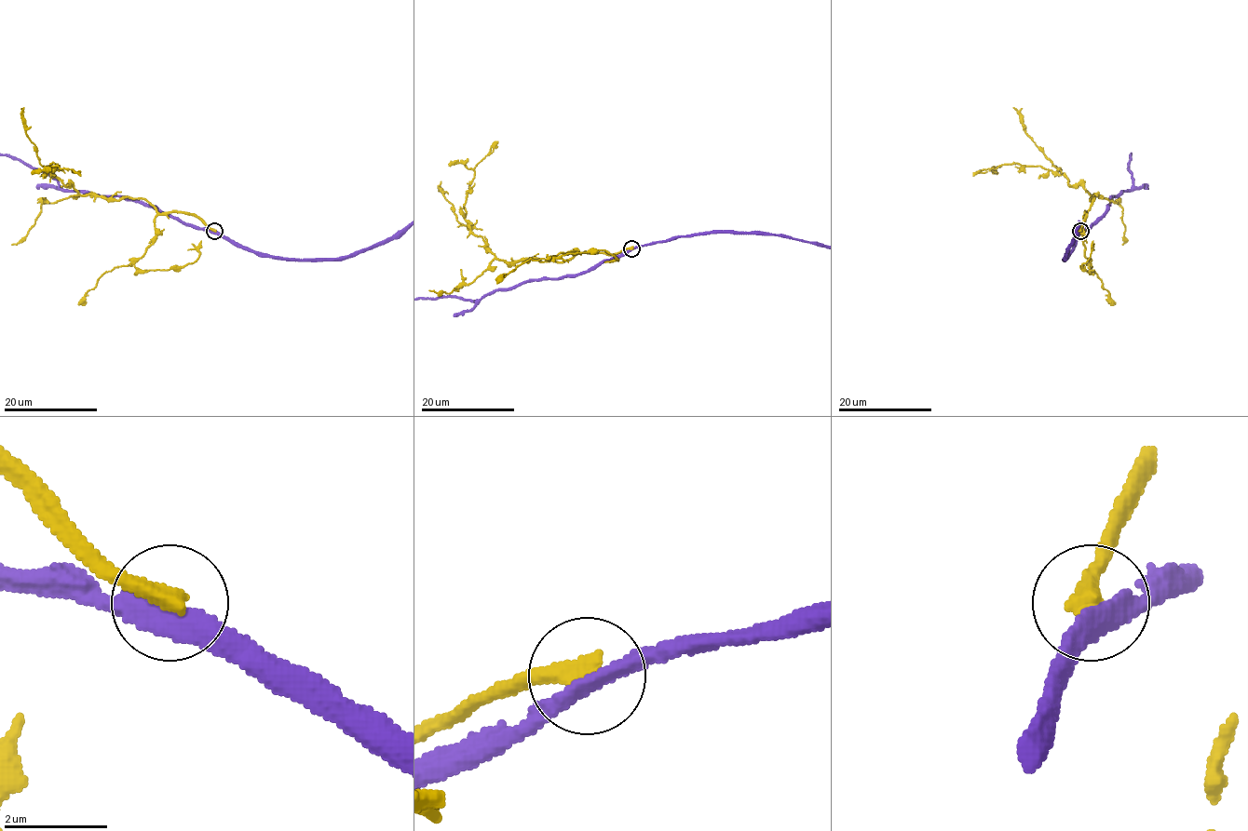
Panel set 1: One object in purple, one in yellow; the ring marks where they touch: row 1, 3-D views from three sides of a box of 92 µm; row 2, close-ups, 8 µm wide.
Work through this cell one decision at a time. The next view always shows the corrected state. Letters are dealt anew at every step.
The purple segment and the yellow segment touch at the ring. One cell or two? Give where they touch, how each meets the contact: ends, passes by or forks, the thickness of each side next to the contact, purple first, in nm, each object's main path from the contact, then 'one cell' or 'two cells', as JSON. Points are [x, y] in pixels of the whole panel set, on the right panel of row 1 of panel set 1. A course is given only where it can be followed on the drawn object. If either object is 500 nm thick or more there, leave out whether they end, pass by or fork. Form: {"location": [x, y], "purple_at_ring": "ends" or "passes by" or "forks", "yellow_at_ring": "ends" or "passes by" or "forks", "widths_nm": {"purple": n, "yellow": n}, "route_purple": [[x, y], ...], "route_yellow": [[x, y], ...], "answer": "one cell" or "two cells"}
{"location": [1080, 231], "purple_at_ring": "passes by", "yellow_at_ring": "ends", "widths_nm": {"purple": 400, "yellow": 420}, "route_yellow": [[1079, 230], [1093, 196], [1079, 185], [1070, 186], [1063, 174], [1013, 163], [980, 169], [972, 176]], "answer": "two cells"}

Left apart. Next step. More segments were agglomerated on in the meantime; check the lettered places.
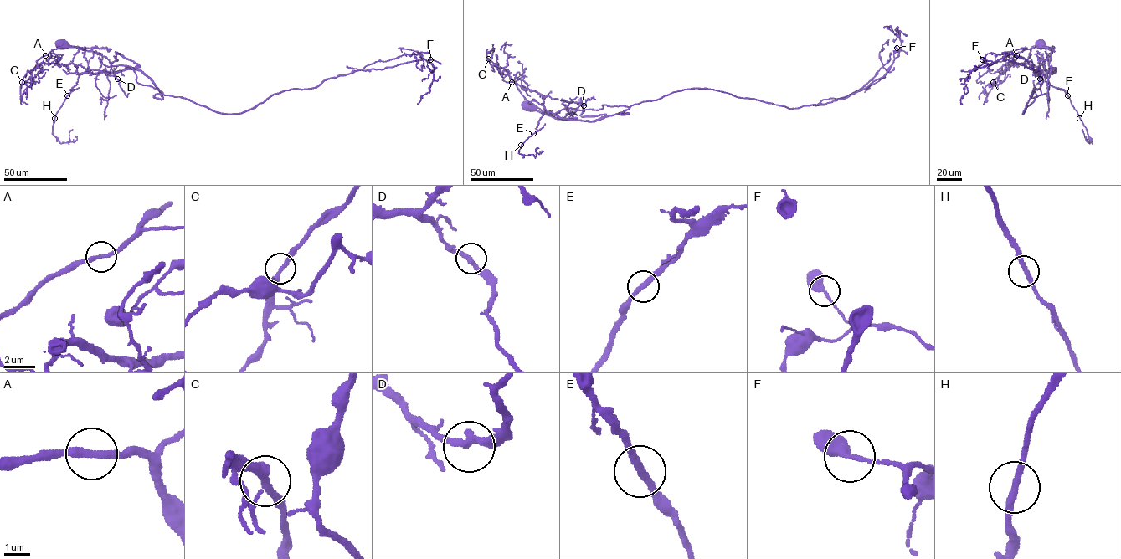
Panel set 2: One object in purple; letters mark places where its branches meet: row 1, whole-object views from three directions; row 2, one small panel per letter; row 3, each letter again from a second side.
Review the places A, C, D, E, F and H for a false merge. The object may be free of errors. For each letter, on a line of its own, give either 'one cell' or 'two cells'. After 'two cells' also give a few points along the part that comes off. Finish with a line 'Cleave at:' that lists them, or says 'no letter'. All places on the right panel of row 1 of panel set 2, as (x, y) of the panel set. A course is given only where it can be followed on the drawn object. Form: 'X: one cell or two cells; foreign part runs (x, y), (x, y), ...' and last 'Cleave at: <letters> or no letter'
A: one cell
C: one cell
D: one cell
E: one cell
F: one cell
H: one cell
Cleave at: no letter

